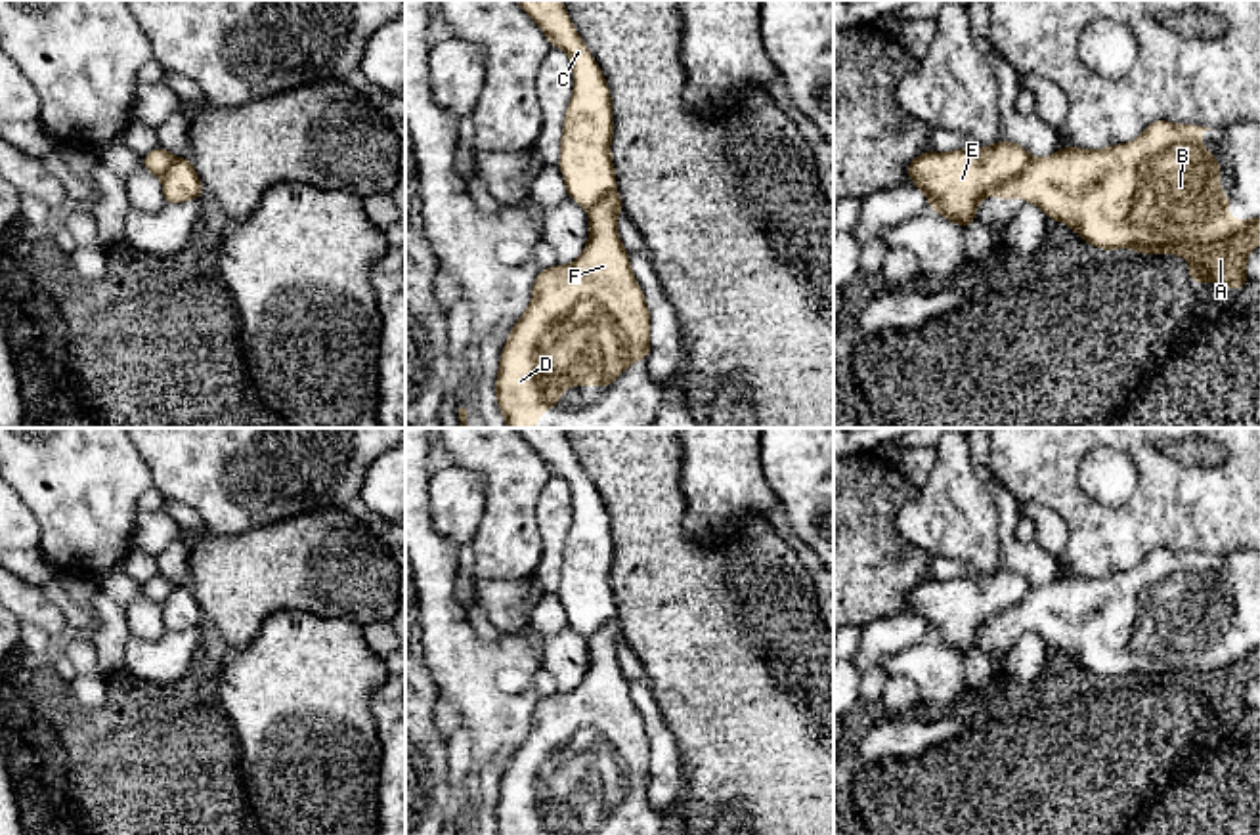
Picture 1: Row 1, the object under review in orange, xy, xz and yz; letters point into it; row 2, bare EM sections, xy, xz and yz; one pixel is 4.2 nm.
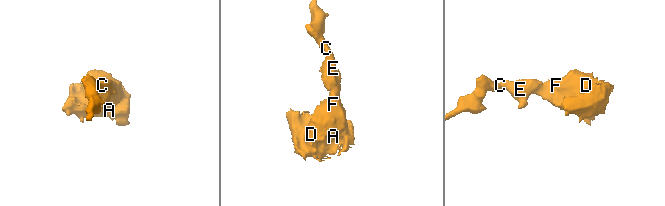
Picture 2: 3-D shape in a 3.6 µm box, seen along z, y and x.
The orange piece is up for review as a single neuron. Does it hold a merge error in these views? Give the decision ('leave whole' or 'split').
split

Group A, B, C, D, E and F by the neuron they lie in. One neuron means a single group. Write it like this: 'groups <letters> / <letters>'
groups A B D F / C E

